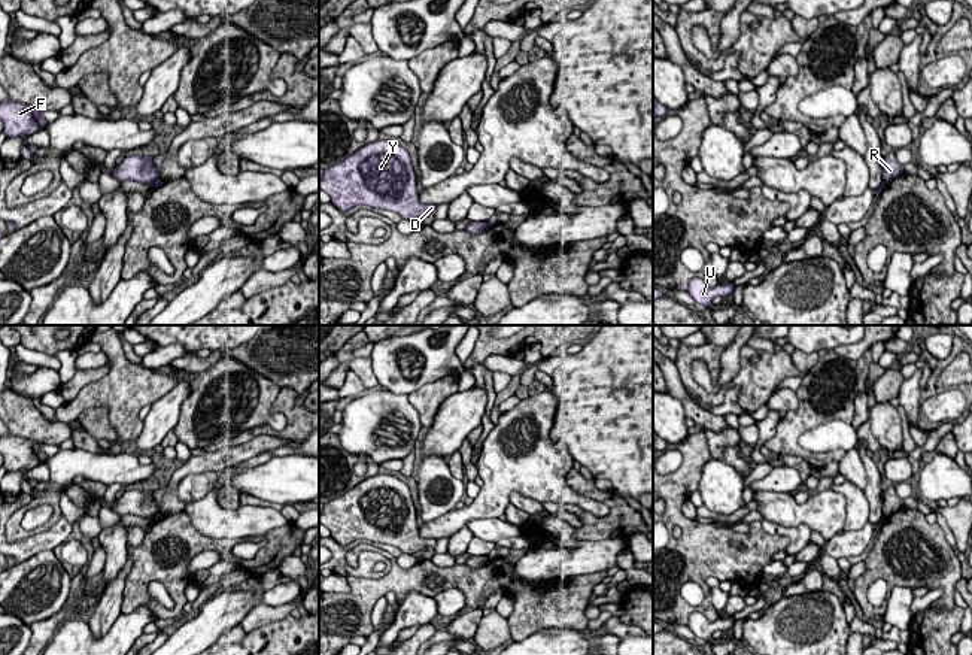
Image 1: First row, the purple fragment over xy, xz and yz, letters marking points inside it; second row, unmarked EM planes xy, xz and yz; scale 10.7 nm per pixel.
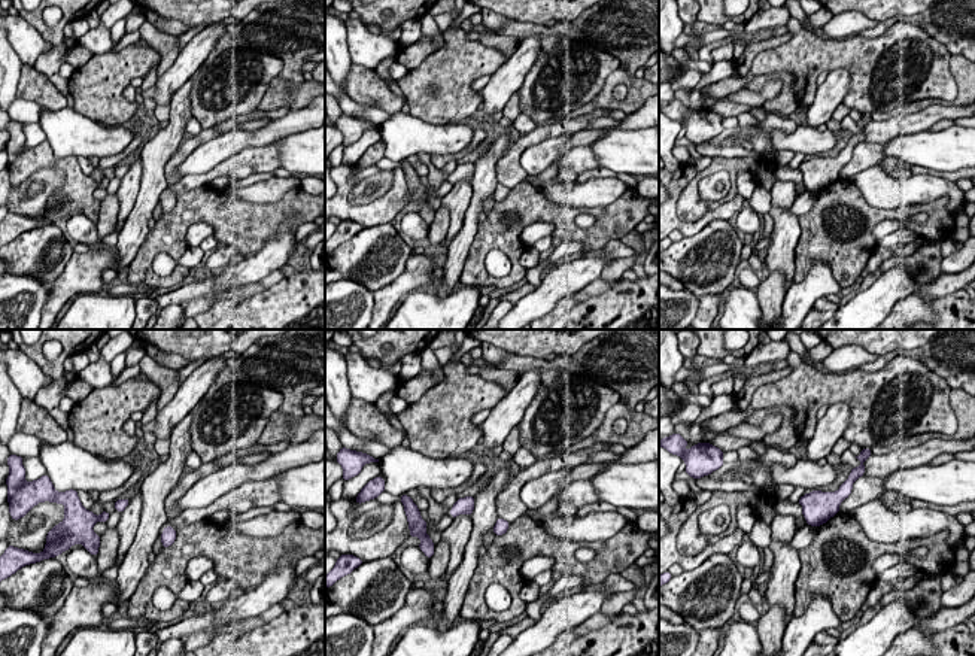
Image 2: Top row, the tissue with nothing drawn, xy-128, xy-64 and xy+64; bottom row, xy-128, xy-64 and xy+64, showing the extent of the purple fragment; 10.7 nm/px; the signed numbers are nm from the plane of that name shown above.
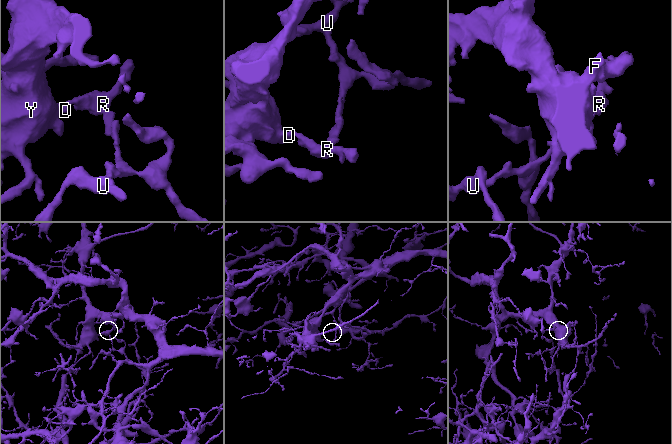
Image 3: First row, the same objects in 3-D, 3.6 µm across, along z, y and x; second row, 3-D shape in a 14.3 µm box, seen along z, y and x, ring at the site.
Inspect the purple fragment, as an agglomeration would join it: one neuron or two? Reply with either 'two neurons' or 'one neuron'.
two neurons

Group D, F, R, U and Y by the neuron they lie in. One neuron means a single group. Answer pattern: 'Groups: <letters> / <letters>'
Groups: D F R Y / U

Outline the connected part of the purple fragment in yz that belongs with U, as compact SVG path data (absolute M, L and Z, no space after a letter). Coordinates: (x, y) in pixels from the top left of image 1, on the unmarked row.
M695 613L689 618L689 630L696 636L696 640L710 640L714 631L723 631L733 627L735 619L729 616L726 619L717 618L714 622L710 622L702 613Z

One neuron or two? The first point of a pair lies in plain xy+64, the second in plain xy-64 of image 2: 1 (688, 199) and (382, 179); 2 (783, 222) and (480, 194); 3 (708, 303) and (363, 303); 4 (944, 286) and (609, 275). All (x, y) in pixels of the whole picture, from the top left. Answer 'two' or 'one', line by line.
1: one
2: two
3: two
4: two

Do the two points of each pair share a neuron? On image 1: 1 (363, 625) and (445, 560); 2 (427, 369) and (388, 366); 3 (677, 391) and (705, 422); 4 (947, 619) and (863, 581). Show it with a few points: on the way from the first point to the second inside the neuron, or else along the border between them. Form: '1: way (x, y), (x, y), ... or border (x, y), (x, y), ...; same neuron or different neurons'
1: border (430, 560), (439, 566), (455, 564); different neurons
2: way (421, 379), (416, 384), (407, 382), (398, 375); same neuron
3: way (685, 399), (698, 415); same neuron
4: border (956, 606), (948, 609), (928, 608); different neurons

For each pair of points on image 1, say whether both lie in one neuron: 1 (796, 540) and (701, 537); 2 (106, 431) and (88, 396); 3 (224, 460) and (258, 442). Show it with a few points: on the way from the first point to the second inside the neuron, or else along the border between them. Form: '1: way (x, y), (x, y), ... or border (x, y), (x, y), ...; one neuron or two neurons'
1: border (761, 521), (765, 531), (784, 534), (789, 545); two neurons
2: border (78, 417), (87, 409), (105, 408), (117, 434); two neurons
3: way (233, 455), (249, 449); one neuron

